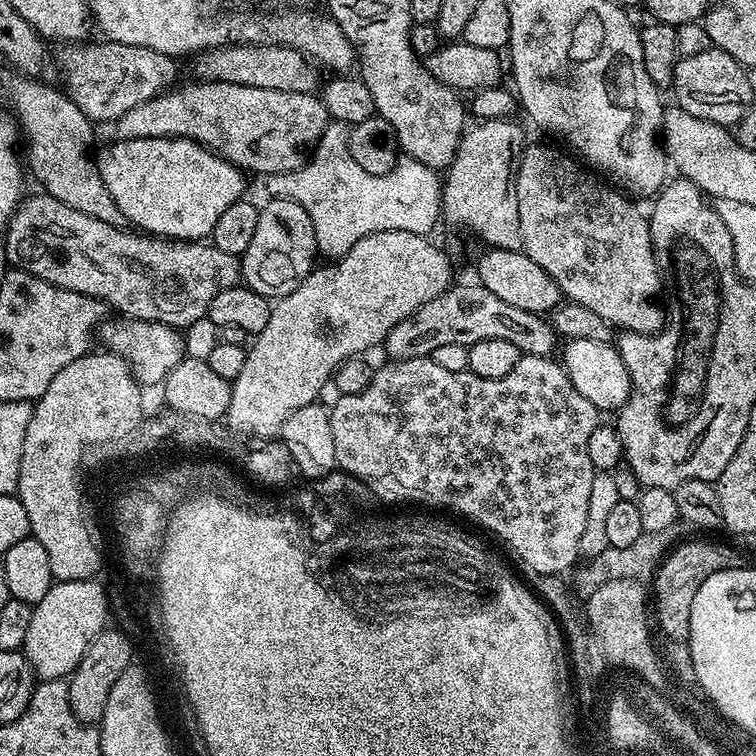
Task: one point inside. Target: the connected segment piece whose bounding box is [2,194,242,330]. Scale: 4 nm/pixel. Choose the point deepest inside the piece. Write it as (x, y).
(146, 277)

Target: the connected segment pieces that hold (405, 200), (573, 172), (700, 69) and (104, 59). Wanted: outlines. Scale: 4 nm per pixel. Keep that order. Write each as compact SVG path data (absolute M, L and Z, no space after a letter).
M329 122L324 127L320 141L312 149L306 163L296 172L285 172L282 176L267 177L268 196L280 197L293 200L306 210L313 223L314 234L316 235L316 247L319 255L324 258L339 258L345 256L362 238L371 232L385 232L386 230L406 230L419 236L431 233L431 228L436 224L436 212L438 216L438 172L435 168L427 168L418 163L413 163L412 176L371 176L350 158L348 153L347 139L342 135L341 125Z
M529 143L520 156L516 197L524 243L522 250L534 258L550 278L554 278L564 300L573 300L578 302L578 306L594 310L594 314L612 325L613 329L651 336L664 327L666 308L661 301L660 304L656 301L662 296L662 281L645 213L640 213L624 192L609 186L591 171L583 172L584 168L571 155L565 155L548 144Z
M711 48L702 50L702 54L690 54L677 59L670 92L676 95L675 103L686 110L686 114L694 114L694 118L706 118L715 124L735 126L754 103L752 84L747 75L749 73L744 65L730 58L730 54L721 48Z
M101 39L101 44L91 42L65 43L60 52L60 76L64 79L63 91L93 122L108 120L115 122L126 110L134 110L134 106L142 106L142 102L150 102L150 98L168 91L177 83L177 61L166 54L158 54L146 46L126 46L113 40Z

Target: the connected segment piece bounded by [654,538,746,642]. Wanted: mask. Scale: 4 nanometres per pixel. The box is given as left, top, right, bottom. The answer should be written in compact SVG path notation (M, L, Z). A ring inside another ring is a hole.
M688 538L676 545L664 557L654 573L656 580L656 606L654 602L654 620L672 640L687 641L690 630L690 606L694 603L694 594L698 594L698 586L710 578L710 574L718 574L718 570L745 567L746 560L736 548L728 544L715 544L712 540L696 540Z

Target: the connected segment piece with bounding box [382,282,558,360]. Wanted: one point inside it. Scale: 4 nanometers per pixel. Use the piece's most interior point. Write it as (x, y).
(466, 313)

